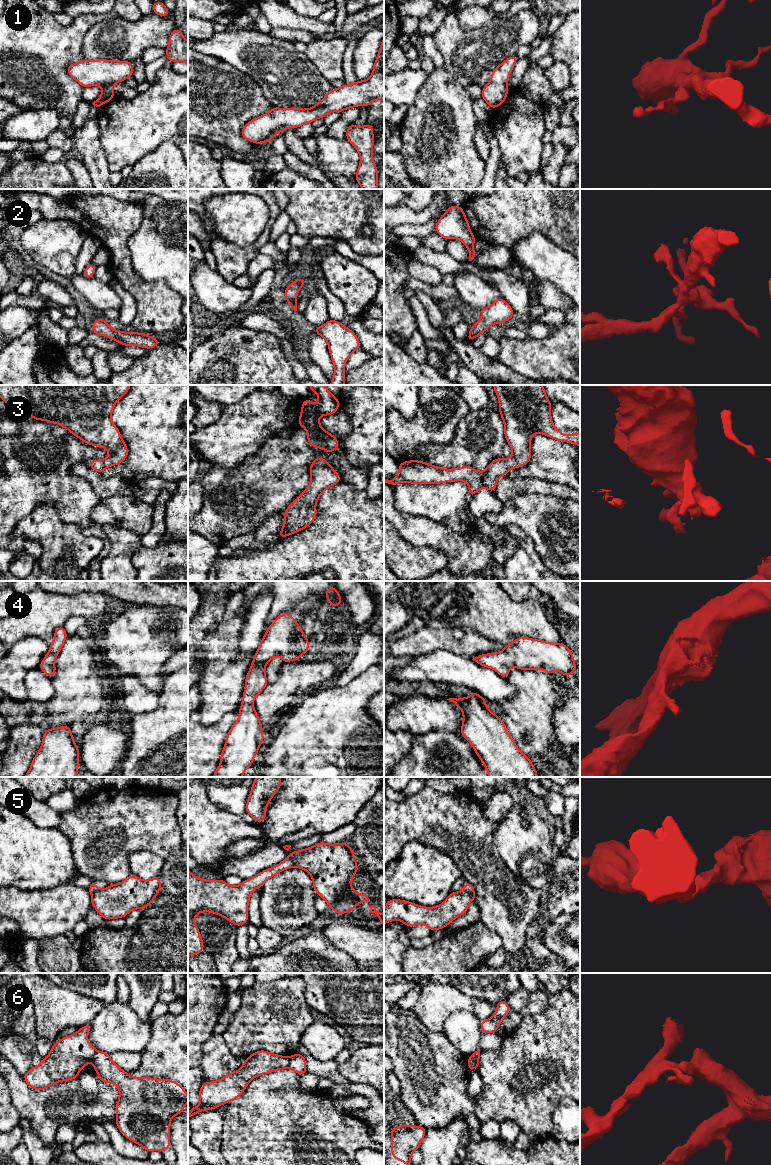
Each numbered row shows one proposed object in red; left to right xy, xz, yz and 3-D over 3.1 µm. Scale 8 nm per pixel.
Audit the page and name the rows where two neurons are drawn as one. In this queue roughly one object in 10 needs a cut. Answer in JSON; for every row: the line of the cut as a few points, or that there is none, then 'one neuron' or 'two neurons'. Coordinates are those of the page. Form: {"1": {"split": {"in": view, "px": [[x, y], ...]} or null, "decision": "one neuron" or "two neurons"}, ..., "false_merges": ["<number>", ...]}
{"1": {"split": null, "decision": "one neuron"}, "2": {"split": null, "decision": "one neuron"}, "3": {"split": null, "decision": "one neuron"}, "4": {"split": null, "decision": "one neuron"}, "5": {"split": {"in": "xz", "px": [[288, 856], [293, 861], [294, 866]]}, "decision": "two neurons"}, "6": {"split": {"in": "xz", "px": [[287, 1057], [289, 1067]]}, "decision": "two neurons"}, "false_merges": ["5", "6"]}

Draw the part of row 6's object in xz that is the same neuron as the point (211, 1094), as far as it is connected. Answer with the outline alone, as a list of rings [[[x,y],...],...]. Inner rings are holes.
[[[259,1050],[248,1056],[238,1071],[233,1071],[218,1081],[205,1082],[199,1090],[201,1104],[193,1106],[188,1120],[204,1110],[215,1108],[240,1097],[248,1083],[255,1077],[289,1068],[288,1057]]]

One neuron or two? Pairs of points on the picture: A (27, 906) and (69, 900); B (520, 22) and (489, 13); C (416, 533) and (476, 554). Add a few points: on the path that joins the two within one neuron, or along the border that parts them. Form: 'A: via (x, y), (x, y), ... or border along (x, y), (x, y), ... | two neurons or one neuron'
A: via (37, 906), (59, 906) | one neuron
B: border along (499, 15), (477, 28) | two neurons
C: via (431, 534), (445, 539), (461, 550) | one neuron

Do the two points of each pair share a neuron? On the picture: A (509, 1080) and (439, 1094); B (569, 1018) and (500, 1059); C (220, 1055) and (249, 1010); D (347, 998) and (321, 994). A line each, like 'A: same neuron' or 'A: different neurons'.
A: different neurons
B: same neuron
C: different neurons
D: same neuron

